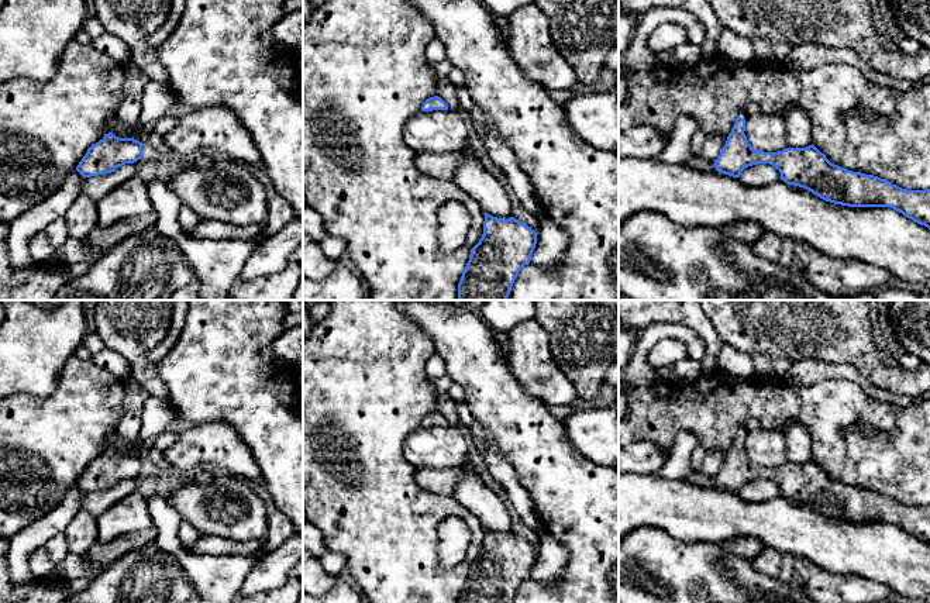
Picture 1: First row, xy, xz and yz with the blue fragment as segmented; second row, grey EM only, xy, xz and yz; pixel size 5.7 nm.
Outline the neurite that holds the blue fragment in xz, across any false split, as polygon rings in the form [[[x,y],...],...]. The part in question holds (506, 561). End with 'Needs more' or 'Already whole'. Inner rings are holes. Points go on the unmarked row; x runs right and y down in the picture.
[[[485,528],[483,551],[471,565],[458,603],[512,603],[535,559],[537,548],[524,538]]]. Already whole

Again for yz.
[[[750,420],[738,428],[731,448],[728,449],[720,471],[714,476],[717,487],[740,493],[741,487],[748,482],[769,479],[779,486],[781,496],[788,500],[803,503],[826,517],[848,523],[891,523],[930,545],[930,504],[907,506],[878,492],[848,486],[831,479],[813,459],[806,464],[786,464],[778,468],[754,465],[748,459],[744,447],[745,435],[758,427],[760,424],[757,420]]]. Needs more

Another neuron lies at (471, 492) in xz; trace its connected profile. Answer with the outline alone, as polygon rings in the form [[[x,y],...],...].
[[[471,458],[459,469],[465,476],[457,485],[452,497],[471,510],[480,524],[500,535],[512,533],[512,518],[503,500],[478,476]]]

